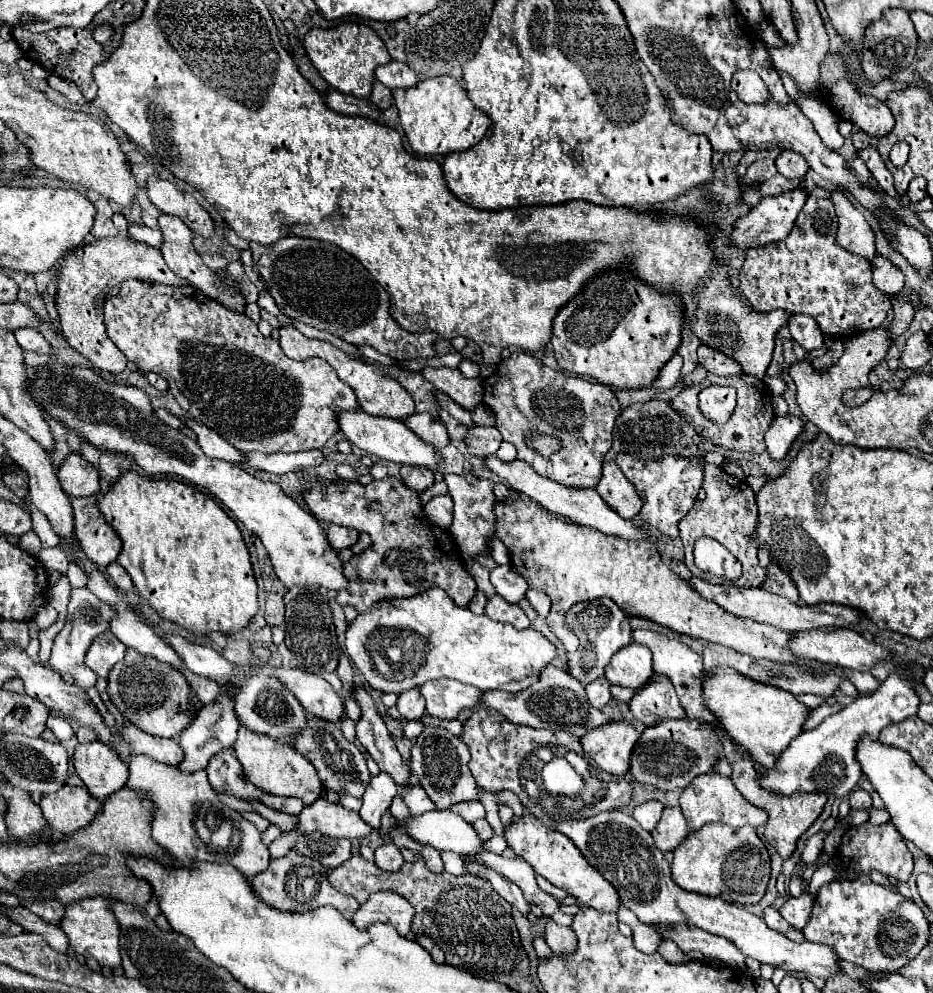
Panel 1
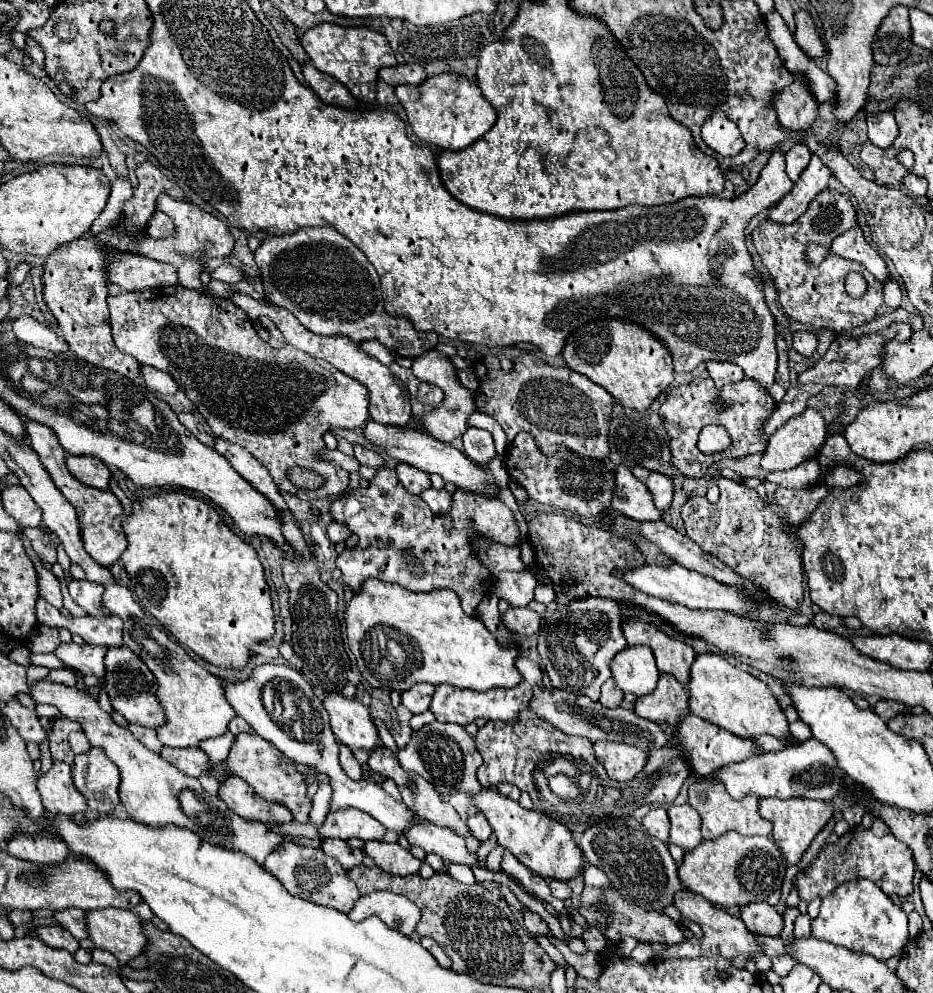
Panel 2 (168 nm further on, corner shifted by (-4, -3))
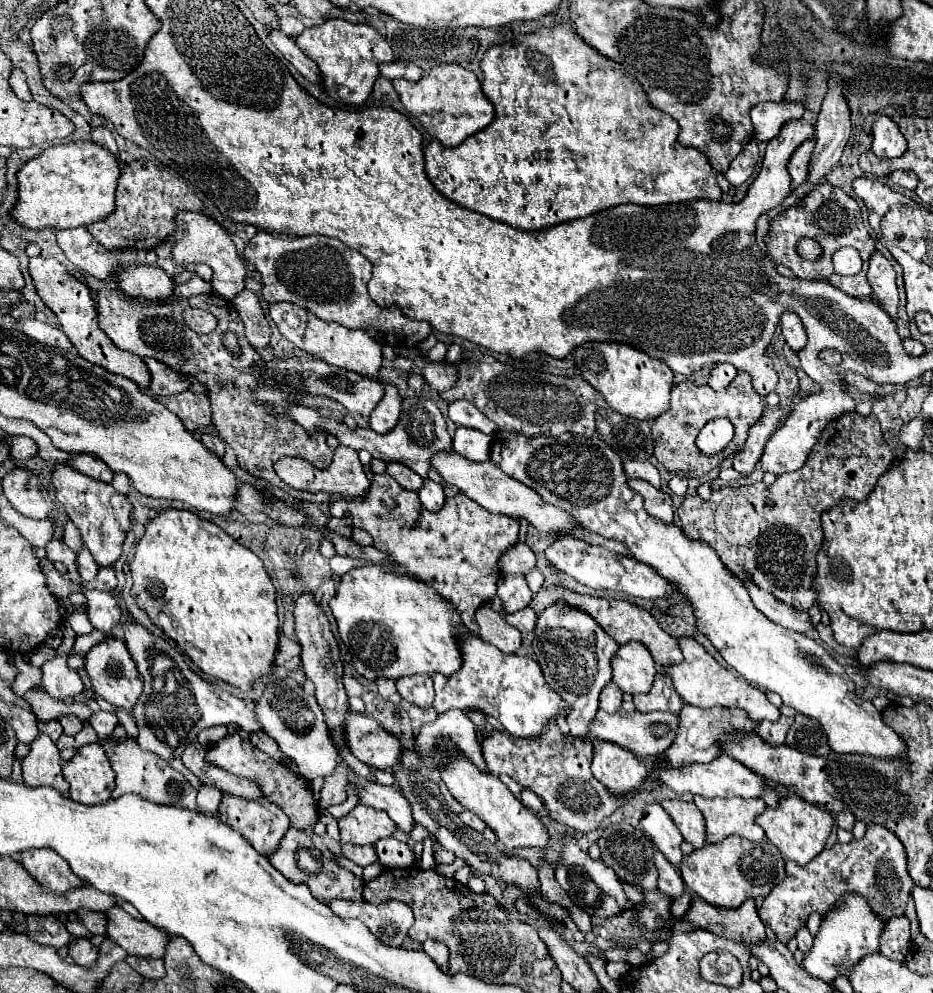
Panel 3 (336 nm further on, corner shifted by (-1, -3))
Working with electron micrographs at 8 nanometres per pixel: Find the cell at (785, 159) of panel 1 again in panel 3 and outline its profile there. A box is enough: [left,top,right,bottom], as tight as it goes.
[788,140,816,188]

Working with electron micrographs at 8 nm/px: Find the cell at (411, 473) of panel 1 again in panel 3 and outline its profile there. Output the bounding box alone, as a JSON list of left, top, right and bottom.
[386,462,424,492]

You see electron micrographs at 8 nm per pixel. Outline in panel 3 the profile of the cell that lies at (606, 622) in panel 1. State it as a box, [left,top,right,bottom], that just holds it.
[532,602,620,738]

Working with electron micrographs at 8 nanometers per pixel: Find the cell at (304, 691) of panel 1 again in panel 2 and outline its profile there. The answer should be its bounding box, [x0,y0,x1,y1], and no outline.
[323,692,383,752]

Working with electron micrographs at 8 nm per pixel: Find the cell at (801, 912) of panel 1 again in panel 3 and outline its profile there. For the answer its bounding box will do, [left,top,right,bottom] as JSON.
[796,926,814,954]

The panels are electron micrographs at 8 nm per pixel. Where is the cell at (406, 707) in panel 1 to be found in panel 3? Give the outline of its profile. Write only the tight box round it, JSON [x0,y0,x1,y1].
[396,676,434,708]

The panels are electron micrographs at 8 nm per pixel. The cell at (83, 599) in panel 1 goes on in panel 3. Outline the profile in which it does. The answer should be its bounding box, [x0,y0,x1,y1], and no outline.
[76,548,98,582]

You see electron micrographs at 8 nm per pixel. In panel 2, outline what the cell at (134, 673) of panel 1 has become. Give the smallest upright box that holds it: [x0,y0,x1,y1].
[103,646,165,728]

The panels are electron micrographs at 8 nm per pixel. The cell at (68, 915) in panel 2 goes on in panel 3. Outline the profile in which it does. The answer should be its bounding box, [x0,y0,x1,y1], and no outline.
[76,910,106,934]

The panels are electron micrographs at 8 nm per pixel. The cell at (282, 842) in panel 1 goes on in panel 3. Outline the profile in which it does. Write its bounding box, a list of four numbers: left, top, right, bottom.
[338,804,396,844]

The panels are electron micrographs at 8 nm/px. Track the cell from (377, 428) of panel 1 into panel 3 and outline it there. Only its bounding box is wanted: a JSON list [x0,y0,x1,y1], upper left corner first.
[430,452,578,532]

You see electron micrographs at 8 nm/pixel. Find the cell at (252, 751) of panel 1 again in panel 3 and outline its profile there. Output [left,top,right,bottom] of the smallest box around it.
[206,732,318,832]

